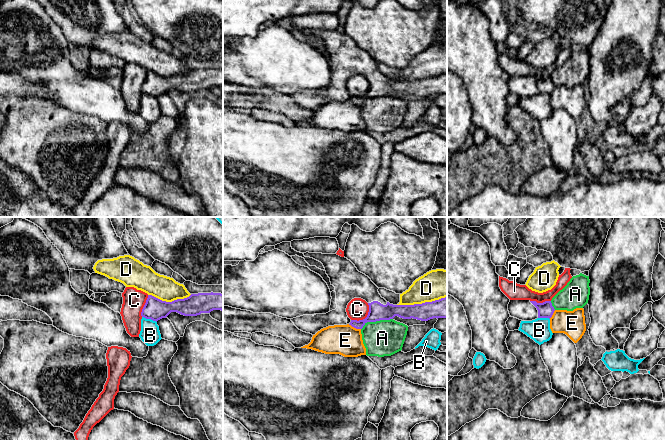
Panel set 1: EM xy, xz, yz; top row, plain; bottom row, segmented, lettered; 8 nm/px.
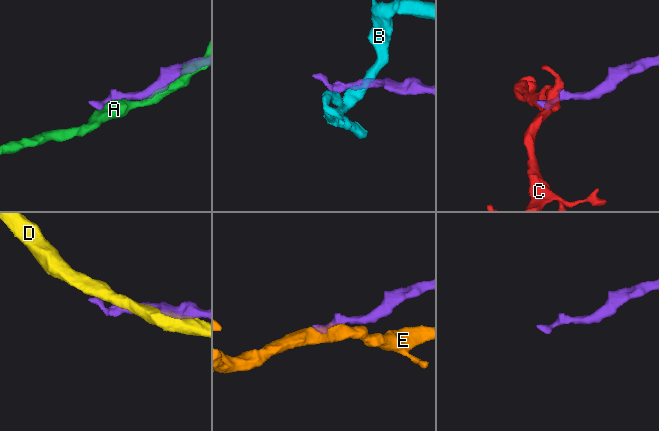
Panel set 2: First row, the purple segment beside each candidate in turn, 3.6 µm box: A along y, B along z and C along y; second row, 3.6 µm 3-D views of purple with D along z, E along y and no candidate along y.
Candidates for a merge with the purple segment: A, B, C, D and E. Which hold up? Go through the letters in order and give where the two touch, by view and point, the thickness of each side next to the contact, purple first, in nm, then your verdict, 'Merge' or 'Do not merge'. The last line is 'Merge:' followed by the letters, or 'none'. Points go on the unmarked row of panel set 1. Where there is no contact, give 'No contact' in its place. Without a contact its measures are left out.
A: Touches purple at xz (376, 96). Thickness 140 nm (purple) against 280 nm. Do not merge
B: Touches purple at xy (149, 94). Thickness 180 nm (purple) against 160 nm. Do not merge
C: Touches purple at xz (366, 93). Thickness 140 nm (purple) against 180 nm. Do not merge
D: Touches purple at xz (422, 79). Thickness 160 nm (purple) against 240 nm. Do not merge
E: Touches purple at xz (354, 103). Thickness 140 nm (purple) against 240 nm. Do not merge
Merge: none

